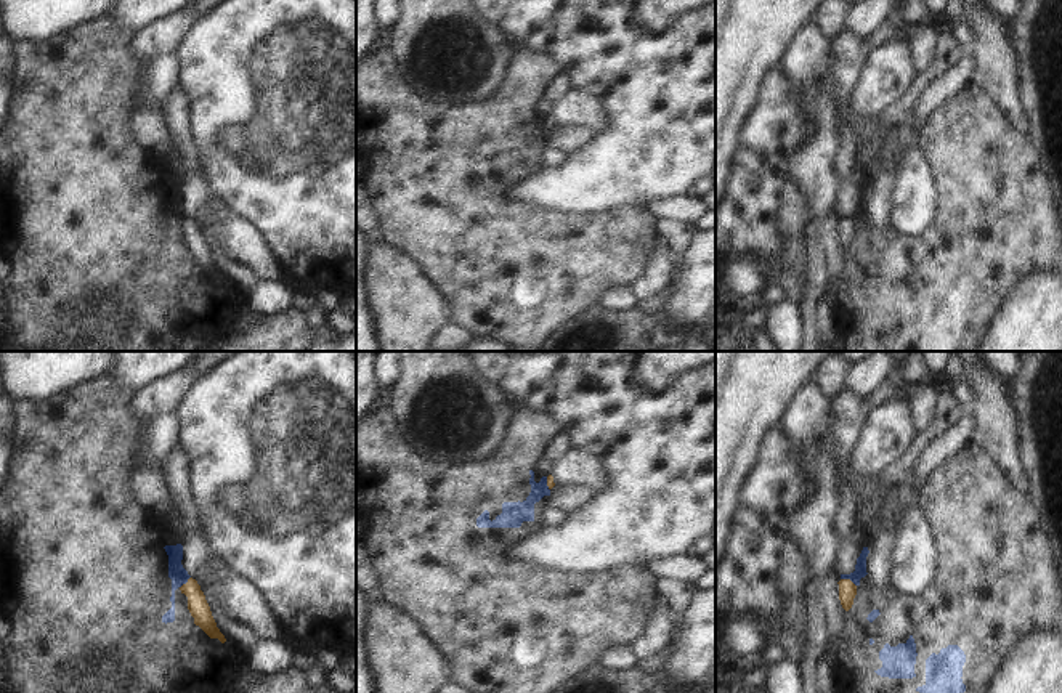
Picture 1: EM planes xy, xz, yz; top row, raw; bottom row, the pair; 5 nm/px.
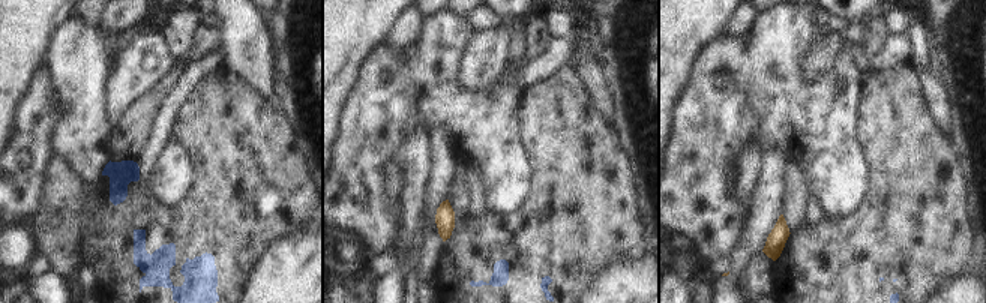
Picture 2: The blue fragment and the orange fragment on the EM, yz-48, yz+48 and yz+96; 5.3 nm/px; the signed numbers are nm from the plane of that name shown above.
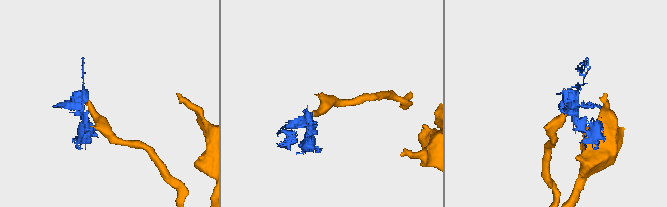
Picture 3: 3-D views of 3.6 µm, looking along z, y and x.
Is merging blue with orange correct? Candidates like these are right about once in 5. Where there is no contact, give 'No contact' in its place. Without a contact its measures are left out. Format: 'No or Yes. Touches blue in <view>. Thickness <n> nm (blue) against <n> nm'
No. Touches blue in yz. Thickness 60 nm (blue) against 90 nm.

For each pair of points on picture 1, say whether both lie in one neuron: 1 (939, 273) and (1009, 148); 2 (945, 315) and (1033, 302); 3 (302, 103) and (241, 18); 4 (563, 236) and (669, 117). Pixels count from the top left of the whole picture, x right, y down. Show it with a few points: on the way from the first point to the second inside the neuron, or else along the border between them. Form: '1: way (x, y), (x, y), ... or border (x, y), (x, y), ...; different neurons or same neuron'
1: way (953, 243), (961, 217), (982, 178); same neuron
2: border (1022, 276), (997, 310), (987, 334); different neurons
3: way (299, 82), (259, 39); same neuron
4: border (621, 206), (605, 212), (559, 212), (547, 209); different neurons

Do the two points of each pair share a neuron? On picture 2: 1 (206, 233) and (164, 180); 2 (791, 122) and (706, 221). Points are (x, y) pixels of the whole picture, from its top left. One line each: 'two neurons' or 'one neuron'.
1: two neurons
2: one neuron

